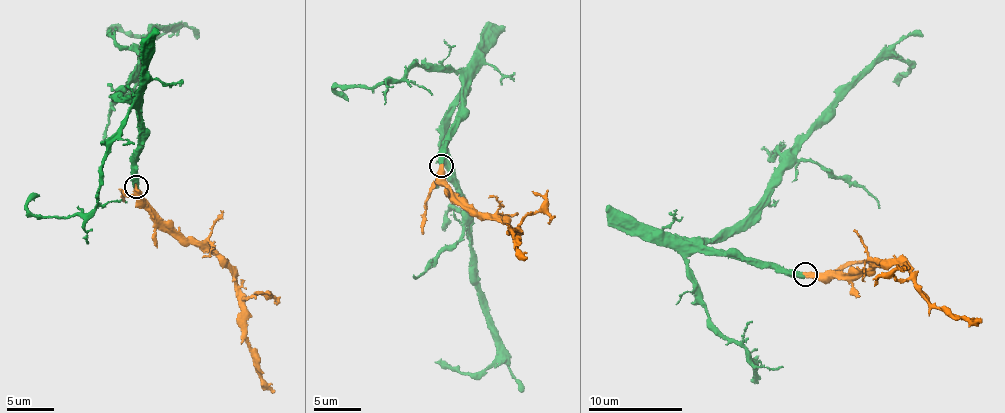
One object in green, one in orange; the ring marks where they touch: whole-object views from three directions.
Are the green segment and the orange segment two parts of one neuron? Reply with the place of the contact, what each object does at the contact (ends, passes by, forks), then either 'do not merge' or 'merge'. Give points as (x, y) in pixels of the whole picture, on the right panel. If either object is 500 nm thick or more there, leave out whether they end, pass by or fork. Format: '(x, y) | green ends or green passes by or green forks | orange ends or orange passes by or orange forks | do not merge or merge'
(805, 274) | green ends | orange ends | merge

